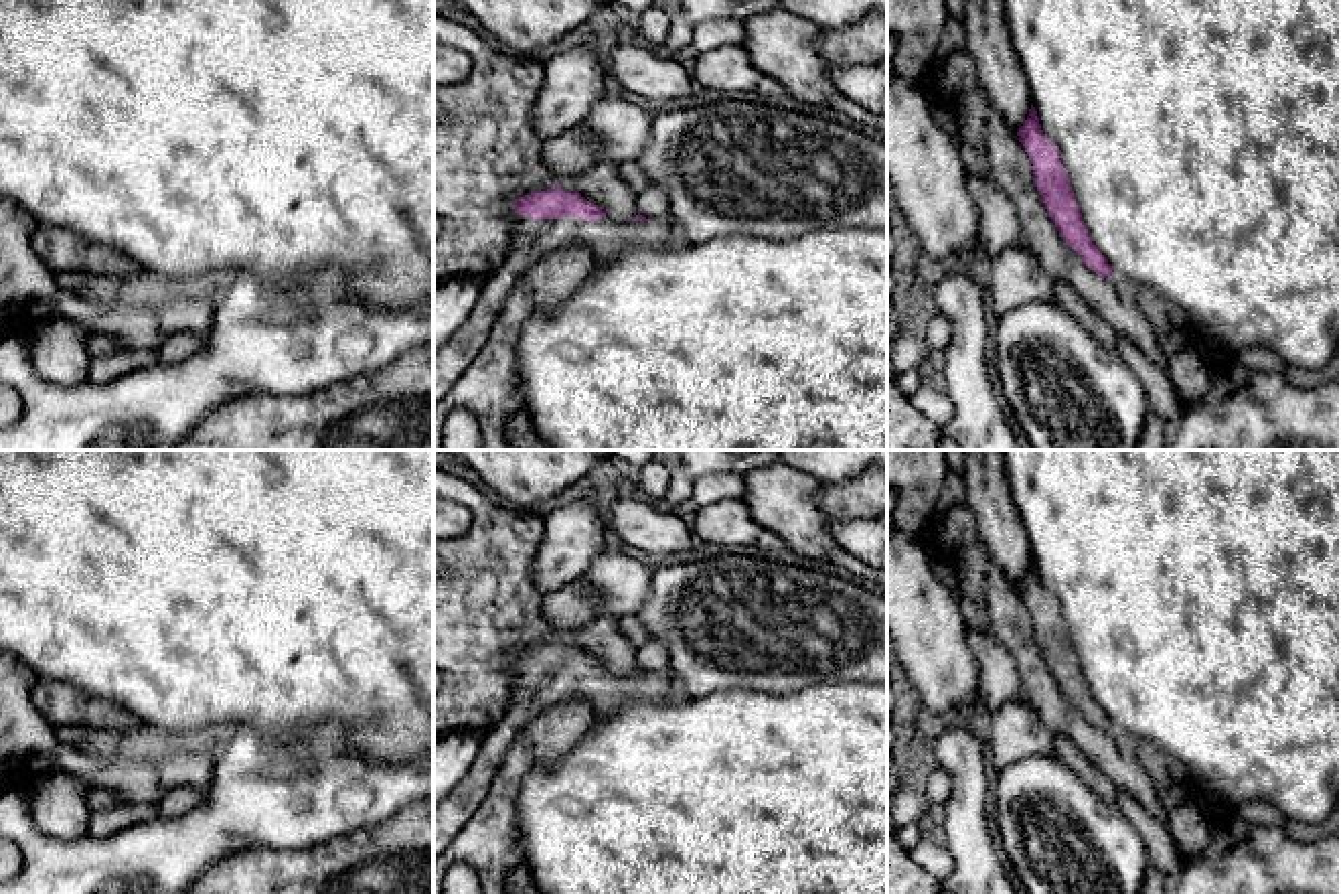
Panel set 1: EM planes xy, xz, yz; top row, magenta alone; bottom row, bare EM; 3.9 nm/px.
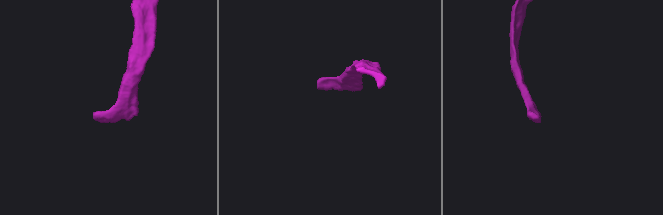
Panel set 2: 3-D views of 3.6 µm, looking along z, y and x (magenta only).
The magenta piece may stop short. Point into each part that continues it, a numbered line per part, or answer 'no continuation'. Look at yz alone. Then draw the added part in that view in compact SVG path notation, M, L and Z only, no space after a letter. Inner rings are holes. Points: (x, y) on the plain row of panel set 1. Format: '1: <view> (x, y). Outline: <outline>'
1: yz (1173, 783). Outline: M1112 724L1108 734L1122 756L1134 758L1147 770L1155 783L1157 799L1169 813L1199 791L1189 768L1175 756L1130 734L1120 724Z

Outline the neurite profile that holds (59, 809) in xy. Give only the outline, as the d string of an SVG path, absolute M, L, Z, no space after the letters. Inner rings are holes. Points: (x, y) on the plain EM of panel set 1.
M53 772L32 785L30 817L43 835L73 841L89 833L89 787L69 772Z

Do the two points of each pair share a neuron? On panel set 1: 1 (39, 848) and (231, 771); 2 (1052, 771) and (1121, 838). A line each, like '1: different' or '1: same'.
1: same
2: same

